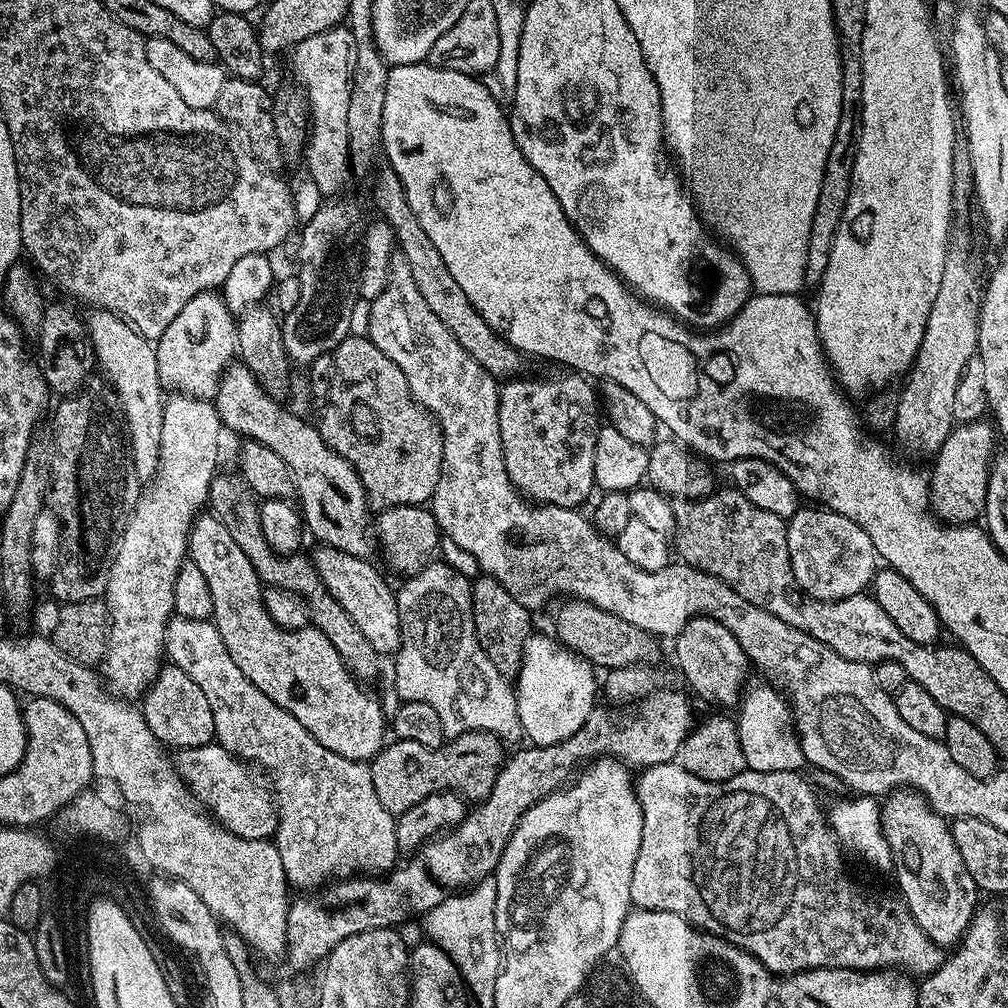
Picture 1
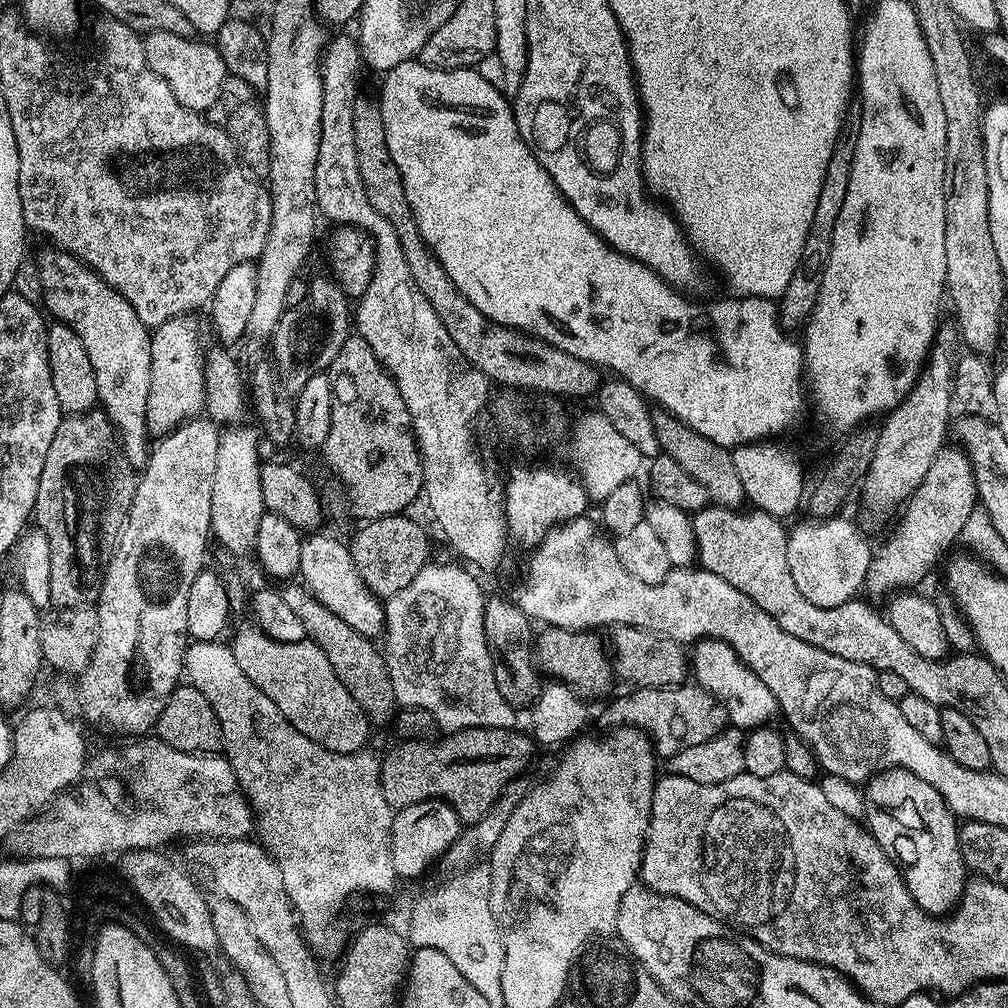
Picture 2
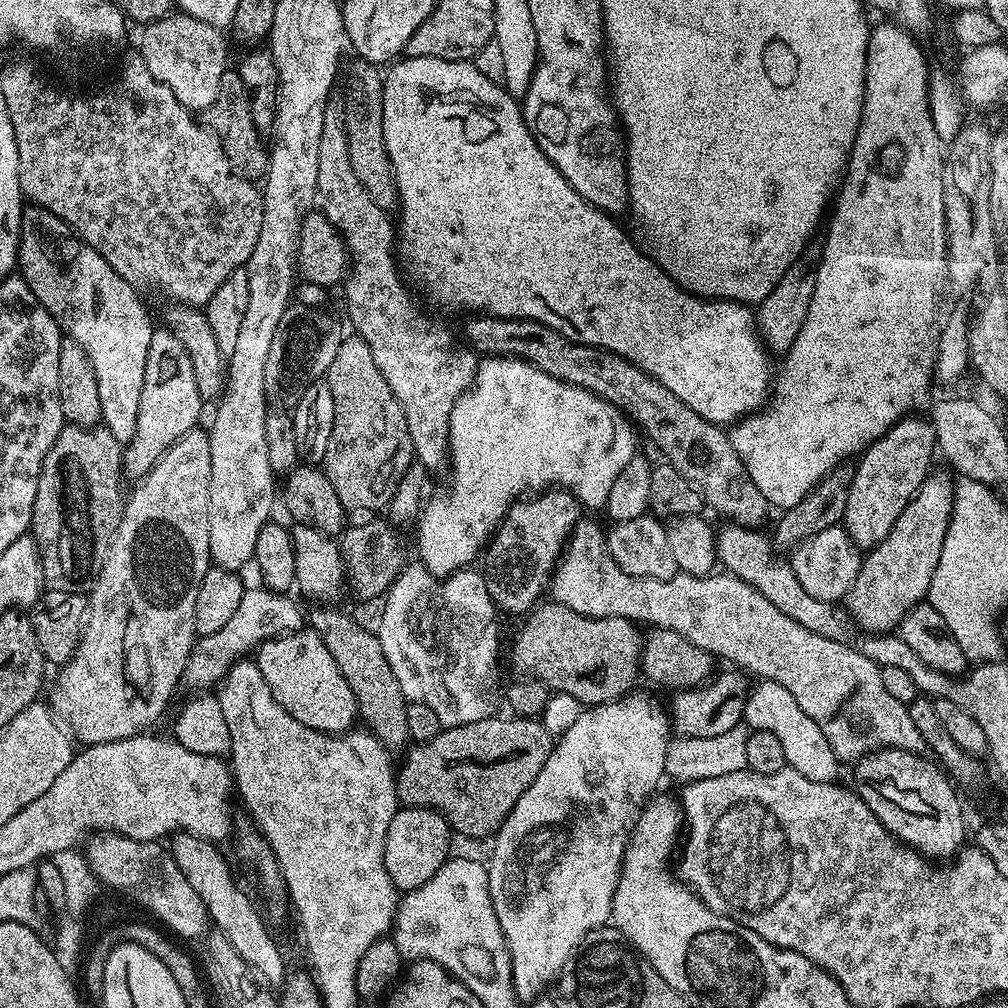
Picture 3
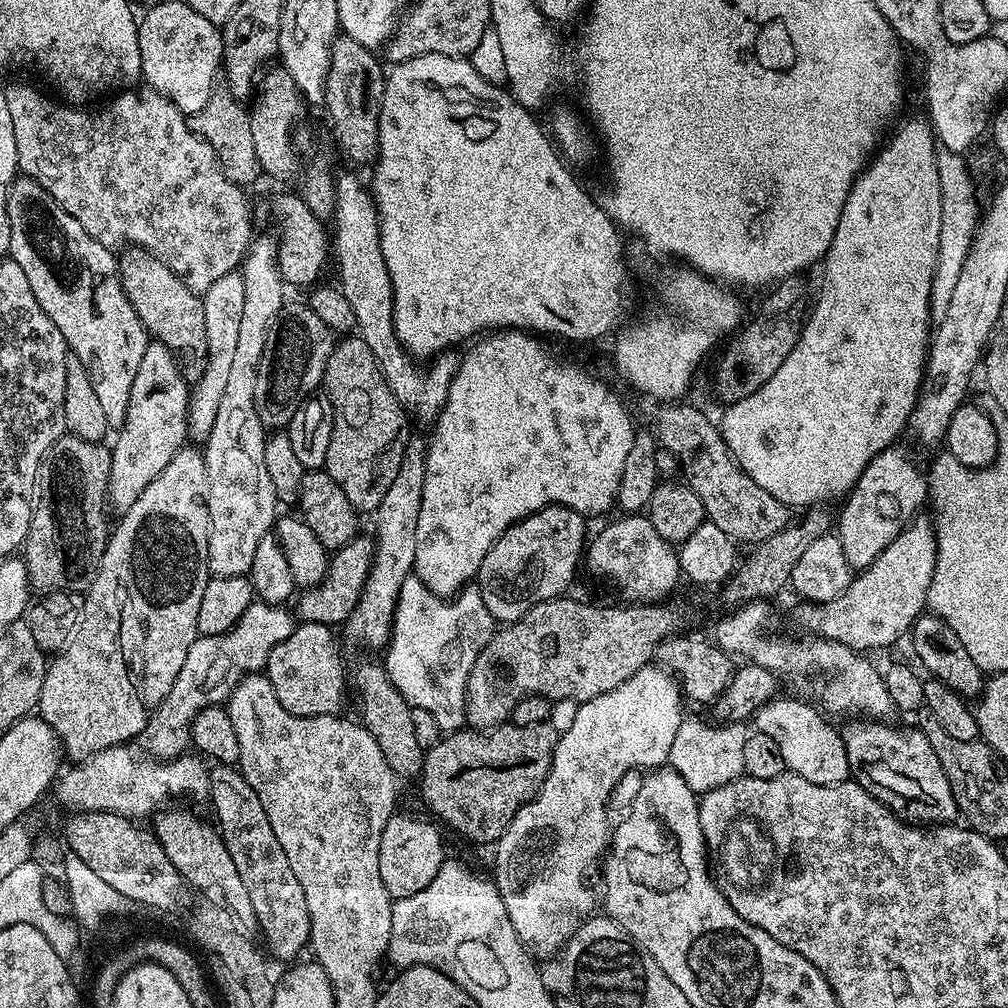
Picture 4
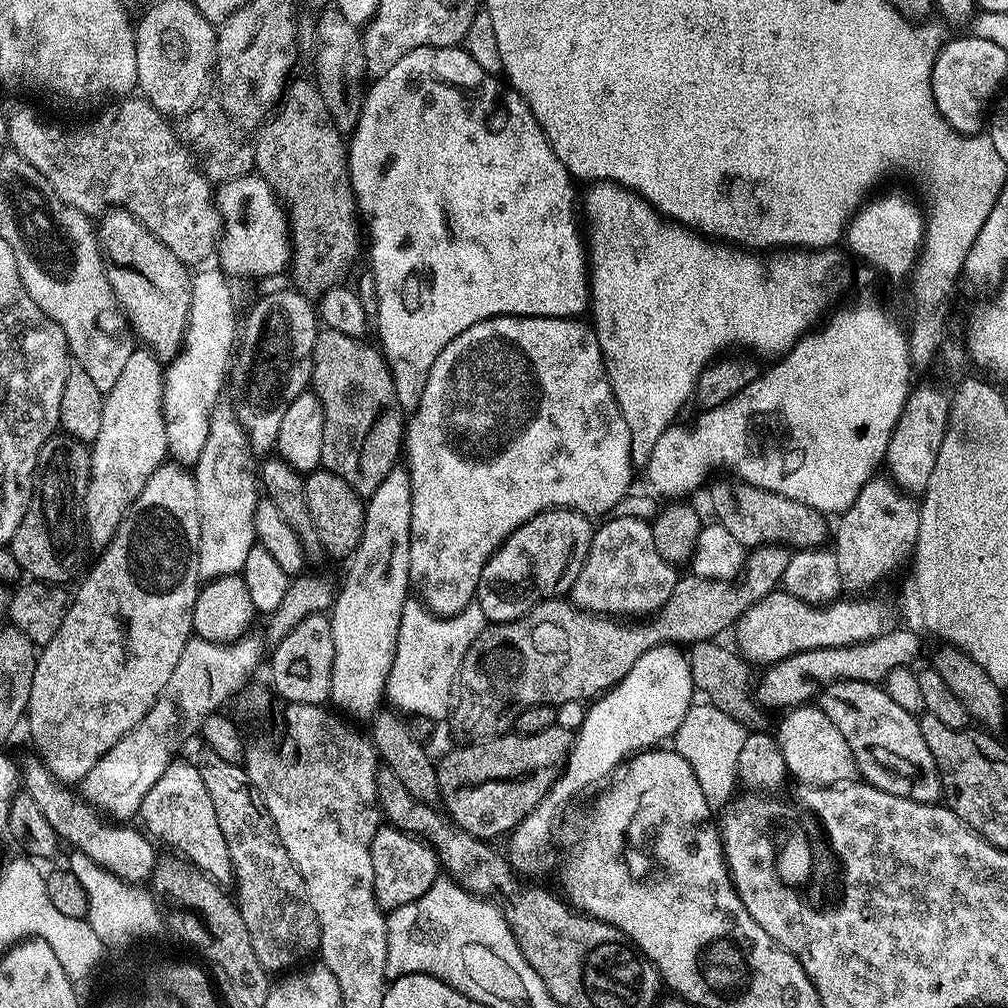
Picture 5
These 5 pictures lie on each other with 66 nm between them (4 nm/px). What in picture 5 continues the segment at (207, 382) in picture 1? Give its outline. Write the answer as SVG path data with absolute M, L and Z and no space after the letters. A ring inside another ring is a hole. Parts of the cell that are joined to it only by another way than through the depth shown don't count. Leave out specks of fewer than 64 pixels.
M137 347L122 370L122 378L107 393L102 406L102 430L98 430L98 438L90 444L92 478L86 494L86 522L88 542L93 549L107 548L146 482L169 459L164 421L164 369L165 365L153 352Z

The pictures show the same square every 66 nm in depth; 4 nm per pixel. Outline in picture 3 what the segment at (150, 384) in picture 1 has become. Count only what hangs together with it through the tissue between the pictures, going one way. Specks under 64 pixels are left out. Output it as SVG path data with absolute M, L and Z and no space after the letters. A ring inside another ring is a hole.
M94 249L90 252L80 252L76 256L76 264L72 264L72 276L68 276L68 292L60 296L60 292L48 292L52 300L40 303L46 311L59 323L63 335L67 339L78 342L90 358L90 366L94 366L94 378L98 382L98 399L102 401L100 419L103 427L118 438L120 445L134 438L134 430L138 422L138 398L142 396L142 378L146 372L146 350L150 350L150 334L154 327L152 316L146 305L140 301L141 293L111 268L106 260L99 256Z

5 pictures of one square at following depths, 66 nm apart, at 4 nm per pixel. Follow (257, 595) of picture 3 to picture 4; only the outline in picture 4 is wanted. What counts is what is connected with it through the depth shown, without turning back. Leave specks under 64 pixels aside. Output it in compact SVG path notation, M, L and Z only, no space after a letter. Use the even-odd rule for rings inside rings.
M253 599L242 618L238 618L230 630L213 636L197 635L190 650L186 650L182 670L178 670L178 678L174 678L170 694L162 698L140 731L138 740L143 751L155 756L157 761L174 760L177 756L185 755L192 742L192 723L200 710L215 708L227 702L240 679L259 673L267 665L274 646L286 642L297 628L297 621L287 607Z

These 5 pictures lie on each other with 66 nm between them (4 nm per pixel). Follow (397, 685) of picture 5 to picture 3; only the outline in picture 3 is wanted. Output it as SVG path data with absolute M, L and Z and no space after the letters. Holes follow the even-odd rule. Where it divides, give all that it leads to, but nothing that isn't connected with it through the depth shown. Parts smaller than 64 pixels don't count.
M408 562L405 563L401 573L399 573L393 584L390 585L382 600L384 609L380 612L380 630L378 629L382 653L385 654L386 660L390 662L390 667L395 677L398 678L398 683L406 700L414 703L425 703L426 706L430 706L430 709L434 710L434 713L438 716L441 729L462 726L470 722L482 722L486 717L493 715L497 711L496 704L492 701L492 675L496 672L496 655L500 652L500 624L496 621L498 609L486 590L486 582L483 575L479 571L472 571L471 567L466 567L455 572L452 576L441 578L430 574L430 570L426 570L424 564Z

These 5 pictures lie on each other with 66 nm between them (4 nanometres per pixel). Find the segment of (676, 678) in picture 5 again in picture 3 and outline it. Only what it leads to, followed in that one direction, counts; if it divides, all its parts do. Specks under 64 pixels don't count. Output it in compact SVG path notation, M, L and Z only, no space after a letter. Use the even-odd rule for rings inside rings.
M636 695L585 707L577 715L574 726L555 741L546 766L542 766L538 778L534 778L522 798L514 802L514 810L510 810L491 841L492 857L486 860L490 898L504 937L508 939L512 985L525 1002L537 999L543 993L540 991L555 981L566 961L589 939L588 932L611 921L630 825L638 810L659 789L656 787L660 779L665 779L669 717L655 712L646 697Z

